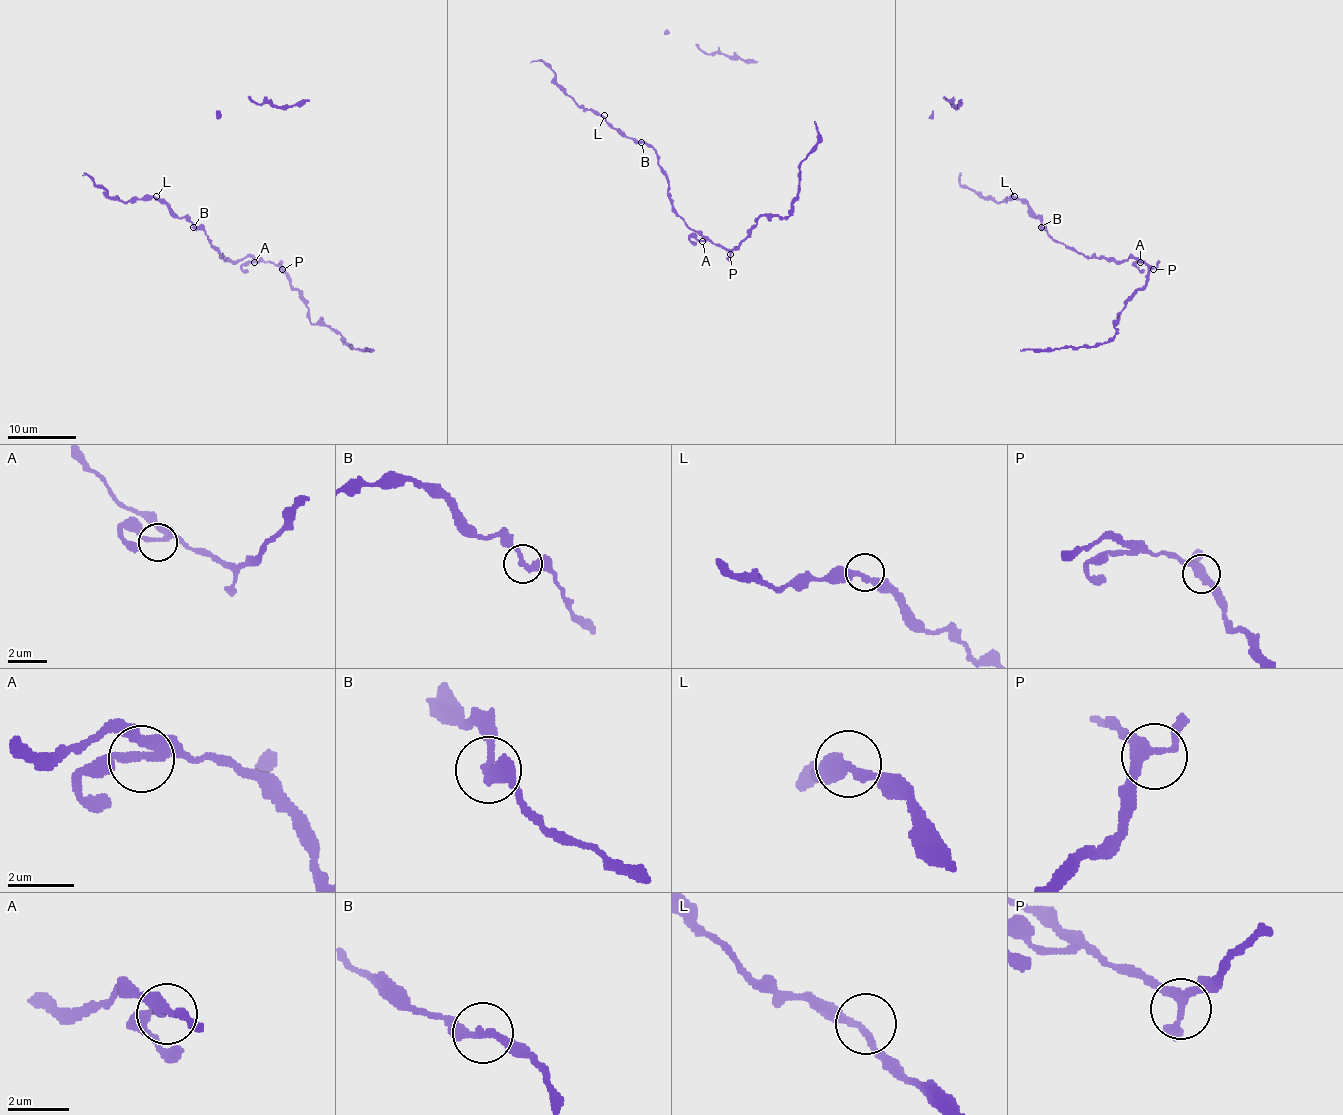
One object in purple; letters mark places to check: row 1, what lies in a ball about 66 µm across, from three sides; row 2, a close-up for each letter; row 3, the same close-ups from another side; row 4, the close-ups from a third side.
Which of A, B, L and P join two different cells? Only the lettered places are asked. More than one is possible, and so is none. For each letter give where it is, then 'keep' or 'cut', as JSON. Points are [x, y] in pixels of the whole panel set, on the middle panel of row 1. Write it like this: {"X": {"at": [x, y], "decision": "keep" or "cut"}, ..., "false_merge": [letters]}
{"A": {"at": [702, 241], "decision": "keep"}, "B": {"at": [641, 142], "decision": "keep"}, "L": {"at": [604, 115], "decision": "keep"}, "P": {"at": [730, 254], "decision": "keep"}, "false_merge": []}

